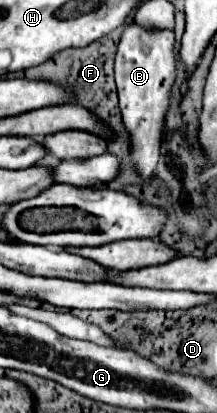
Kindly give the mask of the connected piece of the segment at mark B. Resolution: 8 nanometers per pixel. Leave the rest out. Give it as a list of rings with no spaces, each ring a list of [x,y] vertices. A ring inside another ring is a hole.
[[[128,25],[118,43],[116,87],[120,97],[120,111],[126,129],[134,141],[134,165],[144,177],[152,177],[162,145],[162,123],[170,105],[170,91],[176,79],[176,53],[172,31],[144,31],[138,25]]]

